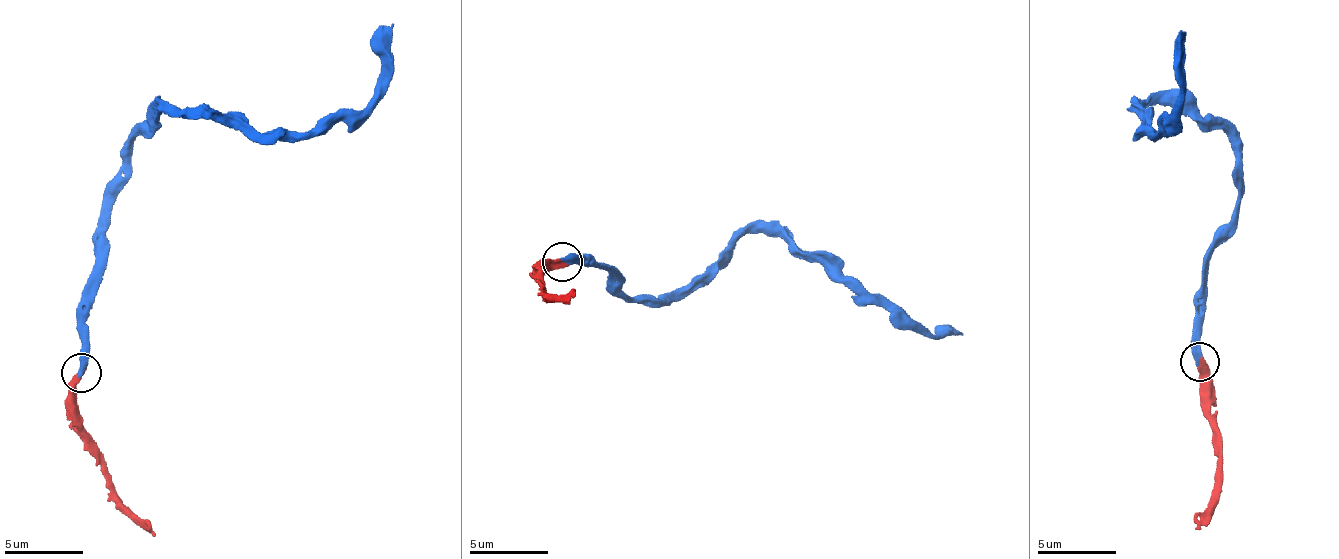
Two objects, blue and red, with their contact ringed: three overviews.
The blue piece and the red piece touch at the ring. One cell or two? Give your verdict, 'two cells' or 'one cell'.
one cell

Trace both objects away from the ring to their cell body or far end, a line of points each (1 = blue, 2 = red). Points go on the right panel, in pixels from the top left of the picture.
1: (1197, 363), (1197, 292), (1236, 204), (1235, 142), (1193, 113), (1133, 105), (1155, 134), (1180, 95), (1182, 29)
2: (1200, 363), (1207, 374), (1207, 417), (1217, 478), (1195, 528)

